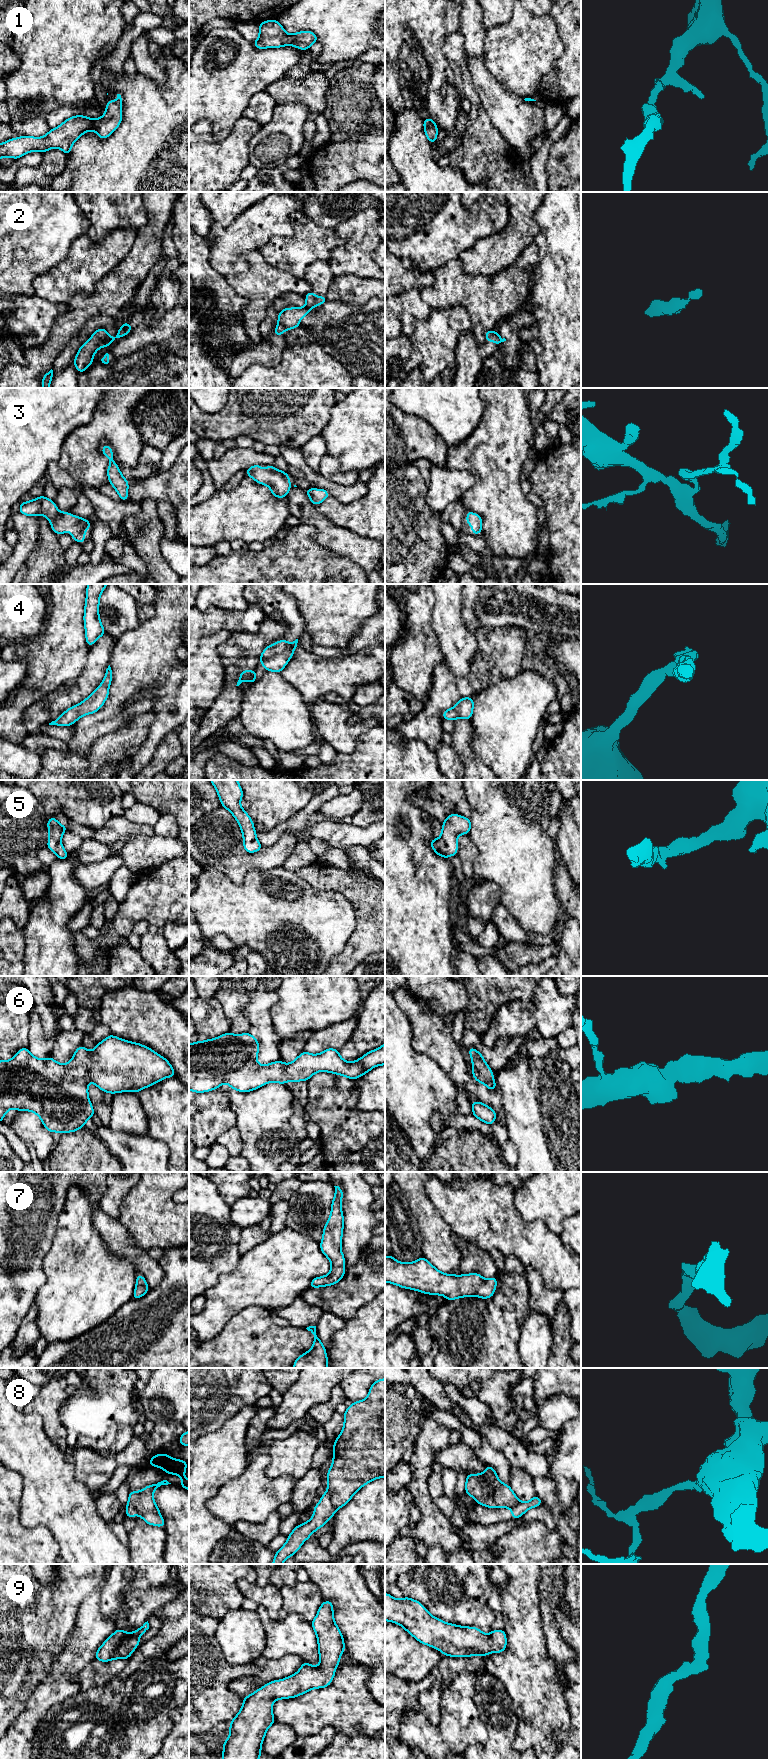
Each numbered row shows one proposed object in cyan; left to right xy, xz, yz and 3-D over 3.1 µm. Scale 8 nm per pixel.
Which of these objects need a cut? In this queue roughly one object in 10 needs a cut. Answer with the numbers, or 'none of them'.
2, 8

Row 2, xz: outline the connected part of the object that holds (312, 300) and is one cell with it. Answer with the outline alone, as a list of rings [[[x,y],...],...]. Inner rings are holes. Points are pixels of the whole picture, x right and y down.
[[[312,291],[308,292],[305,295],[305,298],[306,298],[306,305],[305,305],[305,307],[307,307],[309,309],[313,309],[317,305],[324,304],[324,303],[326,303],[328,301],[326,299],[325,295],[322,296],[322,297],[318,297]]]

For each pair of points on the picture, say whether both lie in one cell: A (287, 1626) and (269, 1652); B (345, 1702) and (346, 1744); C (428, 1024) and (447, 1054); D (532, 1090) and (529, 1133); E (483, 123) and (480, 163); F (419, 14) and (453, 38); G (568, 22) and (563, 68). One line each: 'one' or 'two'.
A: one
B: two
C: one
D: one
E: one
F: two
G: one

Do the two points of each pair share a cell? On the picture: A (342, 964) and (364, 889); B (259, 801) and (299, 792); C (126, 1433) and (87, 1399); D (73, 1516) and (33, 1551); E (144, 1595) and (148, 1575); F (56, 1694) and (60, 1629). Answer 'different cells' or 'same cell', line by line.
A: same cell
B: same cell
C: same cell
D: different cells
E: different cells
F: different cells

